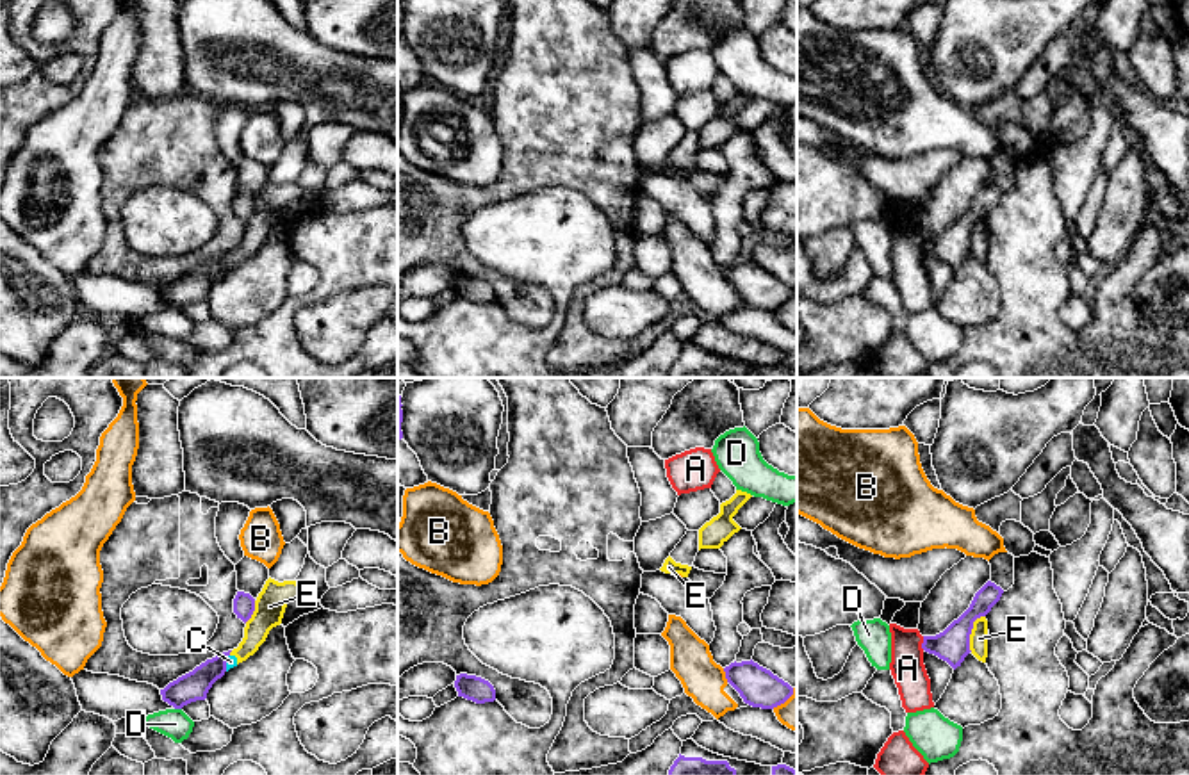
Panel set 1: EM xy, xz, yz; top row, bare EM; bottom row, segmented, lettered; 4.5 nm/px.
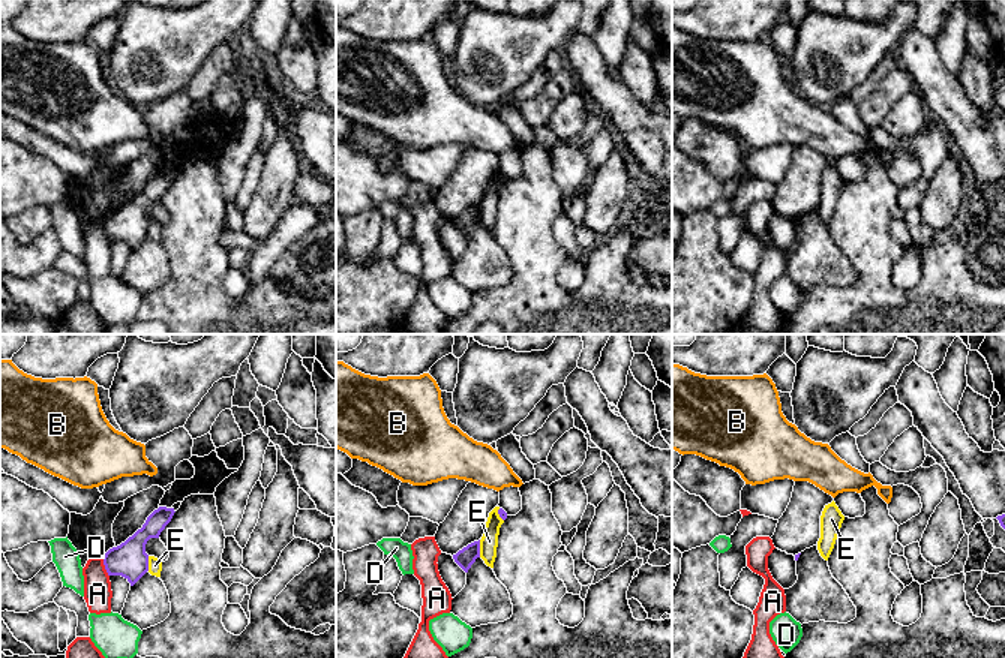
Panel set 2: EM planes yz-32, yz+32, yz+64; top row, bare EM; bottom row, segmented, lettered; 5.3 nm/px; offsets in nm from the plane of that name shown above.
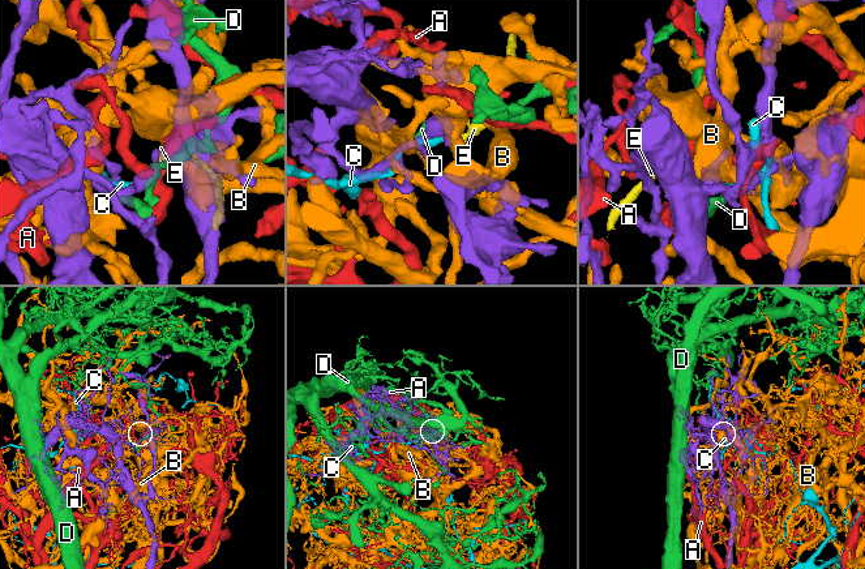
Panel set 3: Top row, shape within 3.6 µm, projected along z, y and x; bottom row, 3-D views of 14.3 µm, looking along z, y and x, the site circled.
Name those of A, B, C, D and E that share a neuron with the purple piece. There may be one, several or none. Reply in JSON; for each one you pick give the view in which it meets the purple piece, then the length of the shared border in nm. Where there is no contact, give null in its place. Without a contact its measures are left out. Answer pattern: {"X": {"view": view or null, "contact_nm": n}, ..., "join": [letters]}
{"join": []}

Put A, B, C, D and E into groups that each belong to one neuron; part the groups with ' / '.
A / B / C E / D

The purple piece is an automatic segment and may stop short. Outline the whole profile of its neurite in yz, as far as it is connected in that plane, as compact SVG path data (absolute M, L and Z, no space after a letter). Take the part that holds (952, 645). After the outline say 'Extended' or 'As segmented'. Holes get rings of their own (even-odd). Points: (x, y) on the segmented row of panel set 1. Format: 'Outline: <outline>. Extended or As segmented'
Outline: M988 581L973 597L970 608L954 620L943 632L923 636L922 649L947 661L954 670L961 666L970 650L973 622L986 616L1000 600L1004 590Z. As segmented

